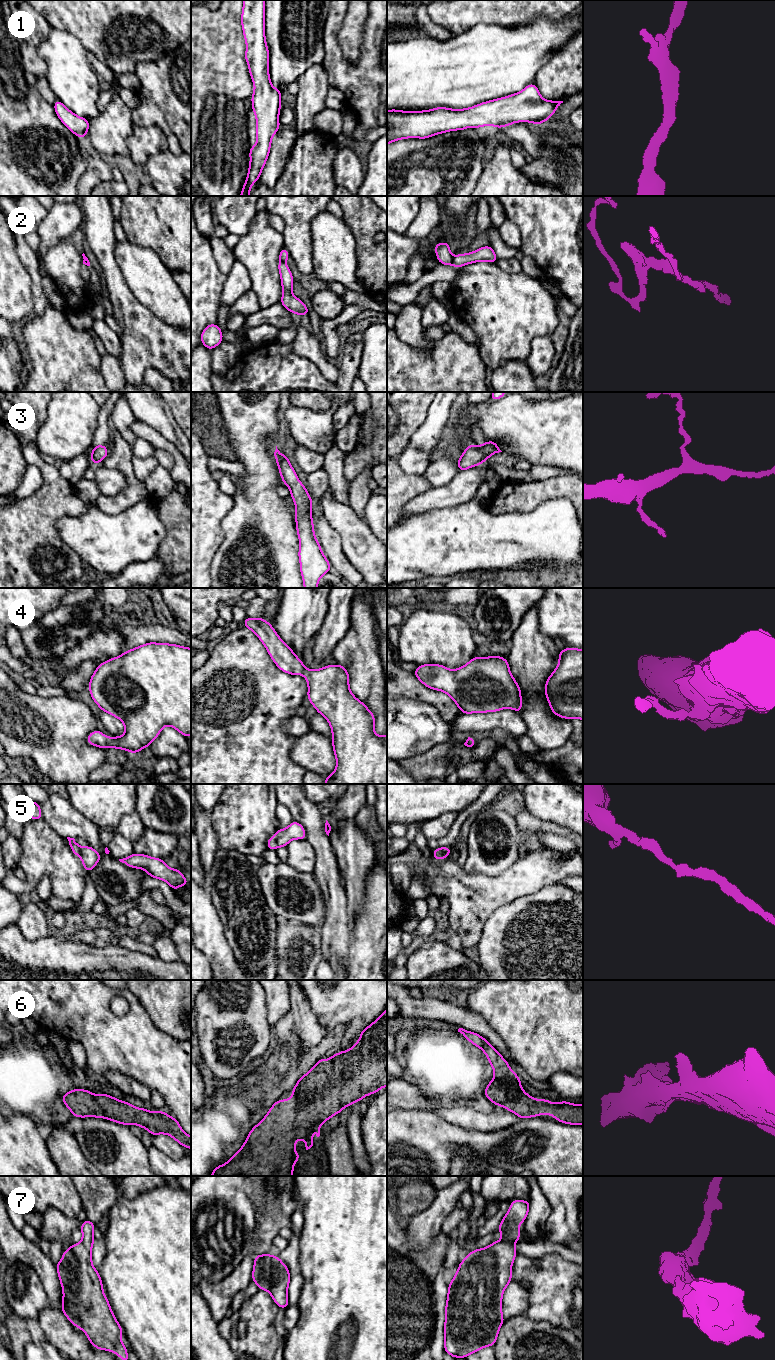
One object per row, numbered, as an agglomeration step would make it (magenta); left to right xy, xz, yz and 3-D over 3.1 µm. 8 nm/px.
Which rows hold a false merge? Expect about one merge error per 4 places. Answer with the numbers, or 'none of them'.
2

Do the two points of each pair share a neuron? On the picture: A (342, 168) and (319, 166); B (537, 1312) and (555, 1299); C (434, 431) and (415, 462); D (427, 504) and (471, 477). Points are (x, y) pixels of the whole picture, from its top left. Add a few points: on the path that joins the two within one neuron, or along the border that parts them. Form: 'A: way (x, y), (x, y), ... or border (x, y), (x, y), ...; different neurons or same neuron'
A: border (339, 149), (333, 161), (333, 179), (336, 185); different neurons
B: way (541, 1308), (551, 1299); same neuron
C: way (426, 439), (425, 451), (422, 454); same neuron
D: way (438, 497), (453, 494), (460, 488); same neuron

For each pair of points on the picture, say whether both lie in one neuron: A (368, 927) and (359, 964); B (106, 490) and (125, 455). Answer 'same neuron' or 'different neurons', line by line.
A: same neuron
B: different neurons

